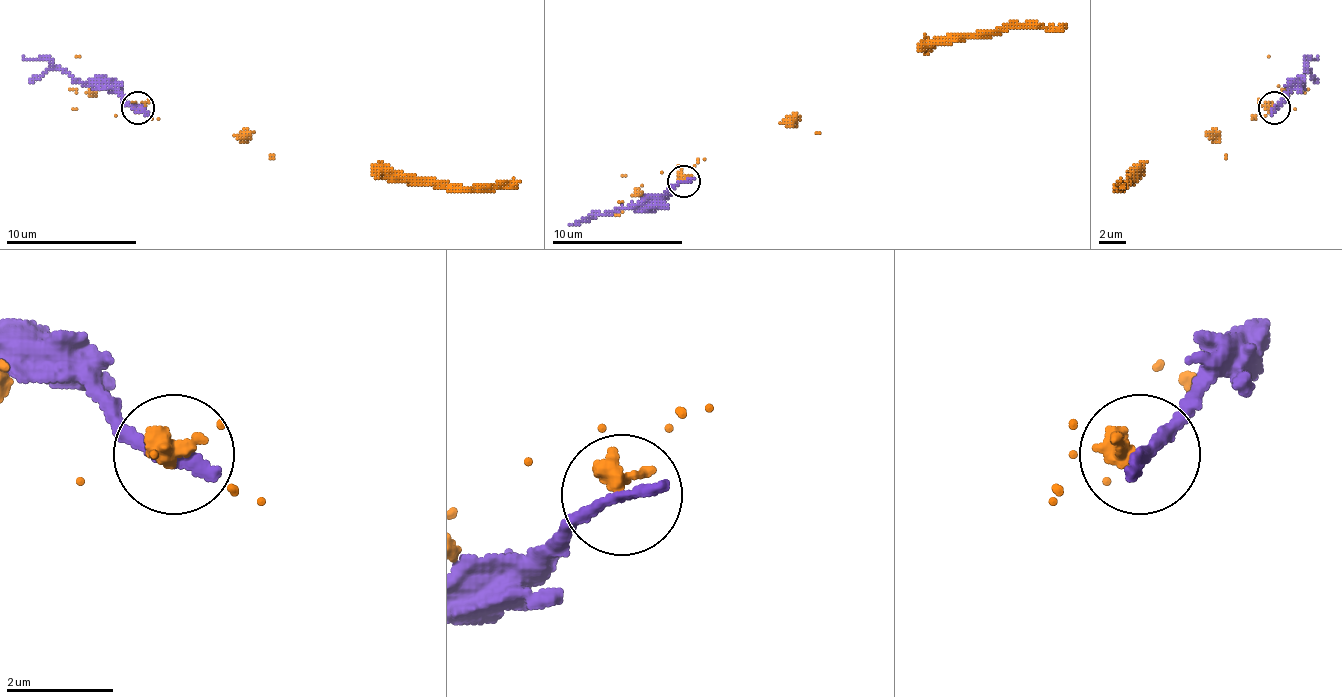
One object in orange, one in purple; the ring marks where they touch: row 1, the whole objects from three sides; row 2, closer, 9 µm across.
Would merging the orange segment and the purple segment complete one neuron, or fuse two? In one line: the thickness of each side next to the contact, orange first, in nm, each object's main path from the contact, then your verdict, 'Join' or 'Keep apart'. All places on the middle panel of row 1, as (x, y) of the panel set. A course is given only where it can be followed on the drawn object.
Thickness 400 nm (orange) against 300 nm. Course of orange: (684, 179), (694, 165), (780, 123), (793, 123), (921, 47), (993, 34), (1013, 24), (1066, 24). Course of purple: (684, 182), (661, 202), (632, 205), (569, 225). Keep apart

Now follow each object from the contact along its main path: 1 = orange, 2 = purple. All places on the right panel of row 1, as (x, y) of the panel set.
1: (1272, 109), (1258, 102), (1216, 135), (1209, 132), (1140, 168), (1117, 188), (1117, 181)
2: (1275, 109), (1298, 86), (1311, 59), (1318, 56)

